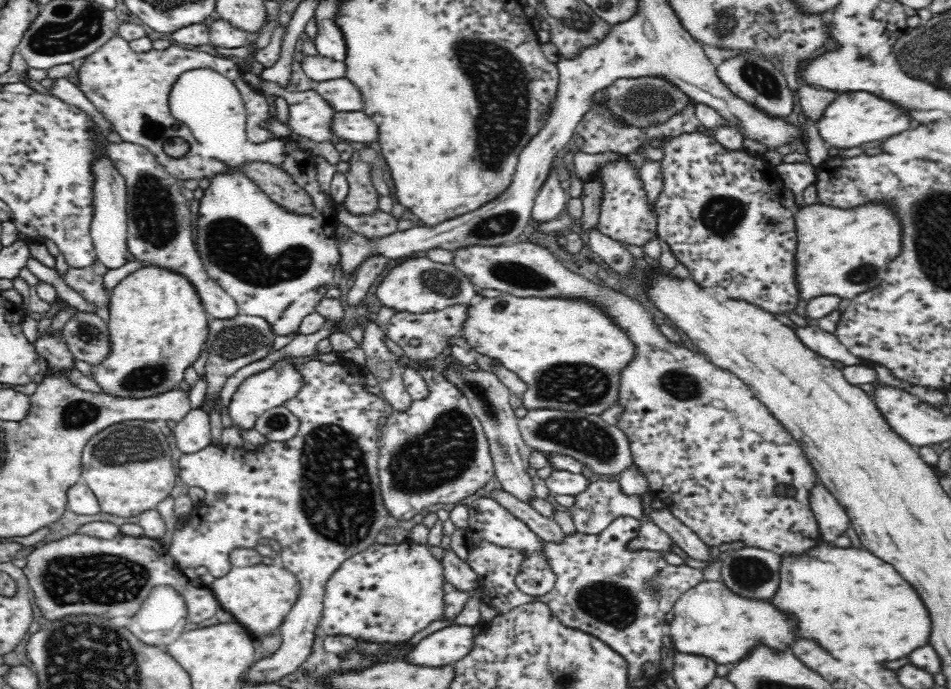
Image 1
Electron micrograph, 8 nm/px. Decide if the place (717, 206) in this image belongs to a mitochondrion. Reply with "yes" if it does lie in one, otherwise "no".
yes

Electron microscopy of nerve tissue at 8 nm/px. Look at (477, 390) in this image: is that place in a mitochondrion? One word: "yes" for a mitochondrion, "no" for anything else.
yes

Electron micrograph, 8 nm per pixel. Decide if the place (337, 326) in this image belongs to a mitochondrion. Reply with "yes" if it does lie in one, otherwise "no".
no

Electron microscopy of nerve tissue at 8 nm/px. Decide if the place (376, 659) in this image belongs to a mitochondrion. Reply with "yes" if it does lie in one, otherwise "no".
no

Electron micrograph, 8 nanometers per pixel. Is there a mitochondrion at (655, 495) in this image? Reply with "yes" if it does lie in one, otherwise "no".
no

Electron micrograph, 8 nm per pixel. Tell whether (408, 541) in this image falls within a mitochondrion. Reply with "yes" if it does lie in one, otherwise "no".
no

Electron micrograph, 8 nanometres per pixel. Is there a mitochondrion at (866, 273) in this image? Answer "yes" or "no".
yes

